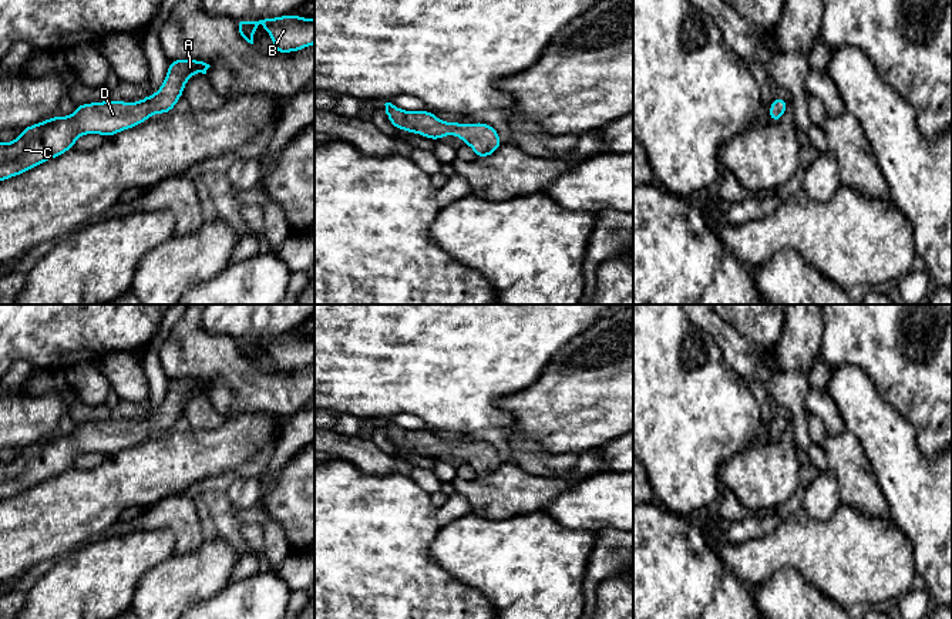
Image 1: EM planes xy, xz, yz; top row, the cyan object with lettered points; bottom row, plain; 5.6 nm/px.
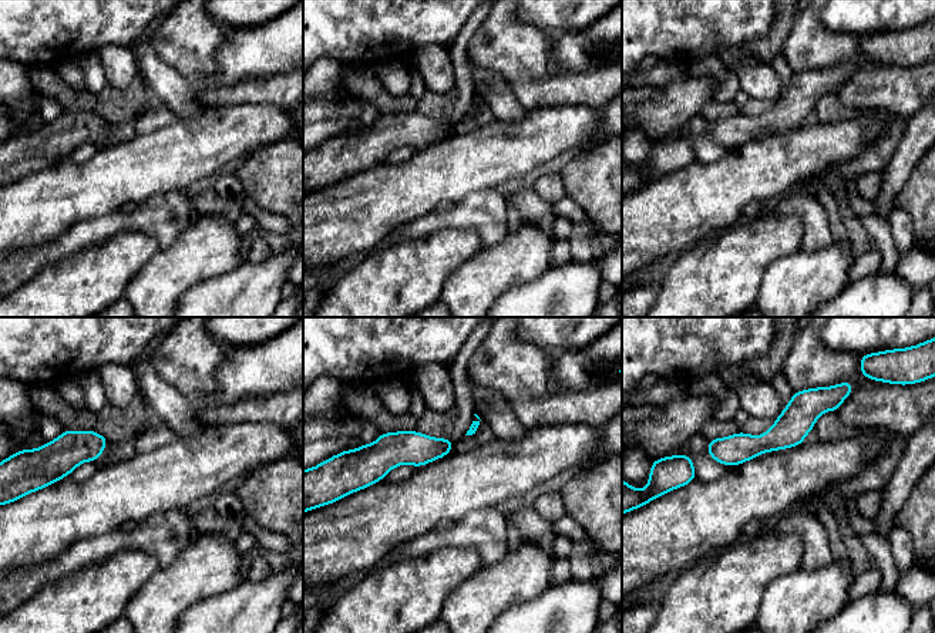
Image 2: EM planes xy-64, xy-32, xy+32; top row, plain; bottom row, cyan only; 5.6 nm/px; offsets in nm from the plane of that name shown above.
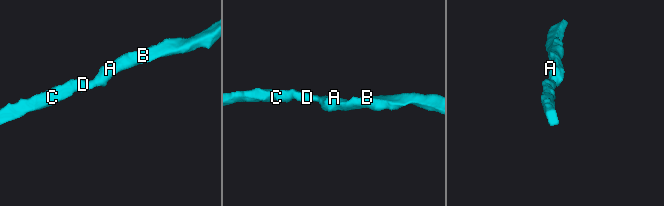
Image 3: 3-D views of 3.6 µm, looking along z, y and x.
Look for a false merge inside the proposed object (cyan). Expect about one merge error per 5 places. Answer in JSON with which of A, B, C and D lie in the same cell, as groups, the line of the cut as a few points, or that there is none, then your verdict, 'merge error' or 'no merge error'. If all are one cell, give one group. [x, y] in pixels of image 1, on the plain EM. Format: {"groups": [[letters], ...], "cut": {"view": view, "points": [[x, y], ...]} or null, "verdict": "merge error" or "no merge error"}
{"groups": [["A", "B", "C", "D"]], "cut": null, "verdict": "no merge error"}

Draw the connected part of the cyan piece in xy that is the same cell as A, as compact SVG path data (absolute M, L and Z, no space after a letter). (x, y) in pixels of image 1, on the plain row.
M194 377L172 379L168 383L168 391L161 407L154 414L145 414L142 420L125 421L108 418L78 423L74 433L70 435L55 434L50 438L21 447L21 453L14 460L9 462L0 461L0 499L21 494L51 477L63 474L74 467L75 458L81 454L100 453L108 457L148 440L151 433L171 431L178 418L184 414L184 404L188 398L195 391L206 393L209 386L209 383Z

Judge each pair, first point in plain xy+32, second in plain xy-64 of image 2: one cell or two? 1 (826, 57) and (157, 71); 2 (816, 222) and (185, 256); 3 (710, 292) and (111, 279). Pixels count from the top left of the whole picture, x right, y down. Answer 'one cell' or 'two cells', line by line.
1: two cells
2: two cells
3: one cell

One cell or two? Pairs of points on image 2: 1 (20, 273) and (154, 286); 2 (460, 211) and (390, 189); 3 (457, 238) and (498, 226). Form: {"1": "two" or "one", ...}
{"1": "two", "2": "two", "3": "two"}

